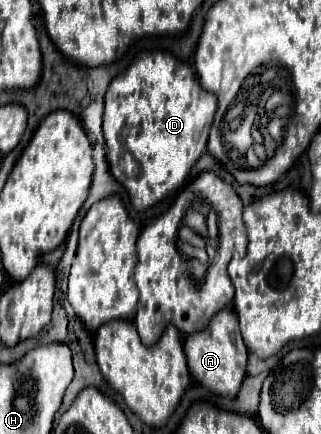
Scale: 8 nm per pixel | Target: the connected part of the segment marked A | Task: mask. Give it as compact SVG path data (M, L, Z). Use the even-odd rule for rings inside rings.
M232 307L218 311L218 317L214 317L214 321L210 321L210 325L204 331L188 335L184 349L186 349L190 373L196 383L200 383L202 387L206 387L218 395L226 395L230 399L234 399L238 395L240 385L246 377L248 349L242 341L240 327L238 327L238 315L234 313Z

